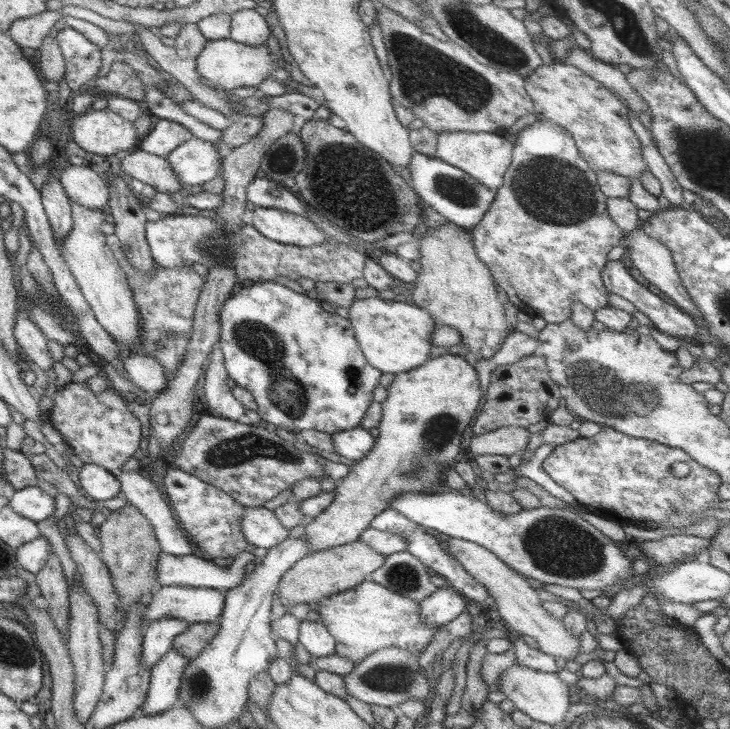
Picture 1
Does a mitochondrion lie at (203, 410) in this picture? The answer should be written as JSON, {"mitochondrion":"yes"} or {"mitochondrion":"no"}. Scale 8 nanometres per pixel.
{"mitochondrion":"no"}

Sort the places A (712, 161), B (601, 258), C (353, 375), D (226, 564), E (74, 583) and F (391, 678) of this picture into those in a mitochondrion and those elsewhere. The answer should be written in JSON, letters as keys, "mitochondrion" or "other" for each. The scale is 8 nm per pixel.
{"A":"mitochondrion","B":"other","C":"mitochondrion","D":"other","E":"other","F":"mitochondrion"}

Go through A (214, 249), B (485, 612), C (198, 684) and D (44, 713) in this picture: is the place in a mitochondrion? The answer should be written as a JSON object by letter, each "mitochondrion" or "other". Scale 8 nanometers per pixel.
{"A":"mitochondrion","B":"other","C":"mitochondrion","D":"other"}

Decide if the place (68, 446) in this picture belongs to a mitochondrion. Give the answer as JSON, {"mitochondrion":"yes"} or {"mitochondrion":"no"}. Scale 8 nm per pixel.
{"mitochondrion":"no"}

